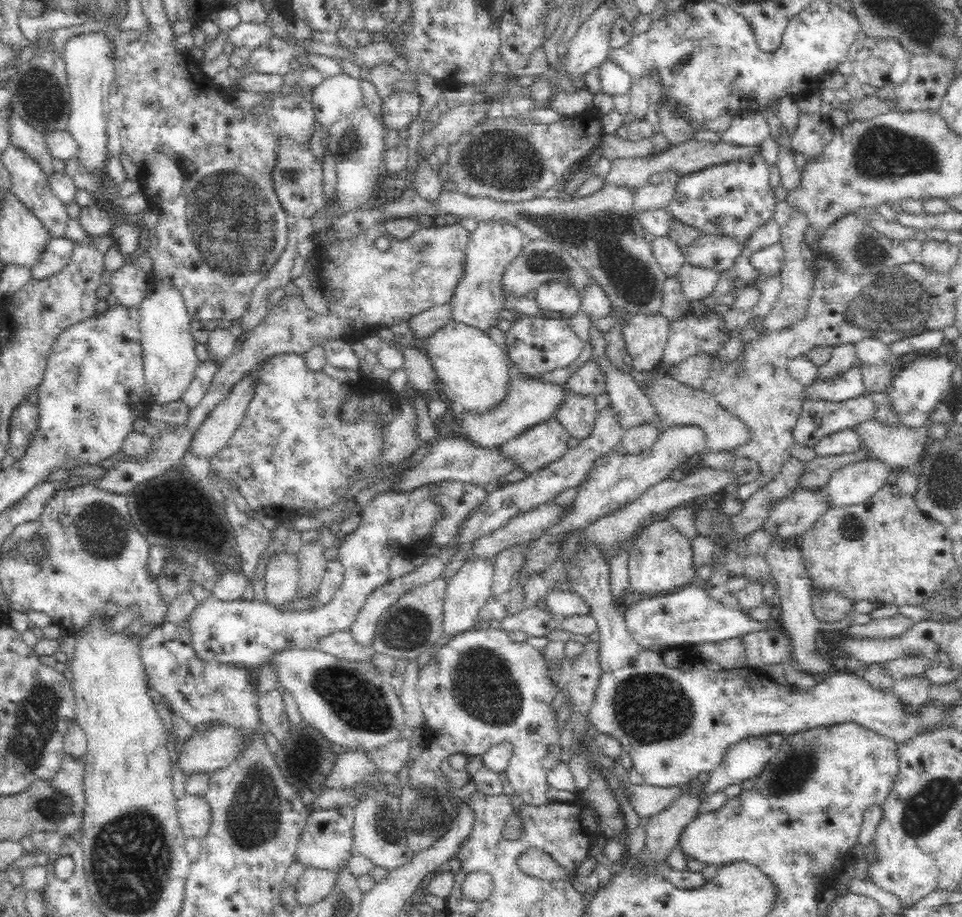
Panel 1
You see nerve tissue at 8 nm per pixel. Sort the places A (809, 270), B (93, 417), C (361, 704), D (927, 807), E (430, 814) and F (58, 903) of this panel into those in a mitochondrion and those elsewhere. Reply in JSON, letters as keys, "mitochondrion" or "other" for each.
{"A":"other","B":"mitochondrion","C":"mitochondrion","D":"mitochondrion","E":"mitochondrion","F":"other"}

